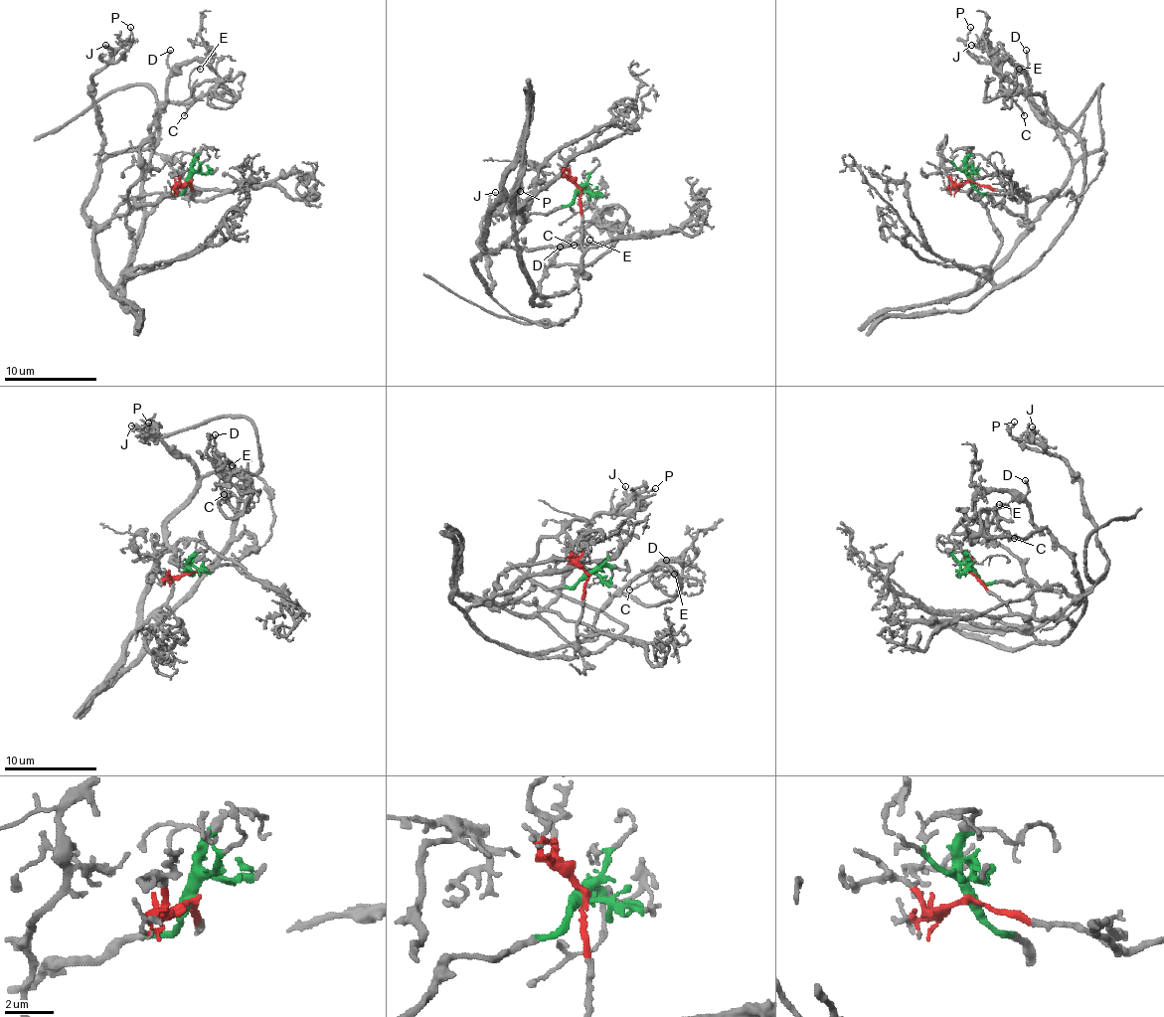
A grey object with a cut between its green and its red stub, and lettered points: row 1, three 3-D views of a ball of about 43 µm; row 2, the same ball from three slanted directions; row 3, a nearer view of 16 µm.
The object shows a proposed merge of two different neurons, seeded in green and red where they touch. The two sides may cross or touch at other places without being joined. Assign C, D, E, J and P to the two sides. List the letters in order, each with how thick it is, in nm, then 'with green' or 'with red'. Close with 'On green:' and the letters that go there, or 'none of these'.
C: 130 nm thick; with red
D: 150 nm thick; with red
E: 150 nm thick; with red
J: 200 nm thick; with green
P: 150 nm thick; with green
On green: J, P

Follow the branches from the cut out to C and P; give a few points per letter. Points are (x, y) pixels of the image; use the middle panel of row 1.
C: (579, 189), (579, 282), (534, 305), (544, 272), (587, 265), (613, 241), (585, 222), (574, 245)
P: (579, 192), (569, 203), (532, 213), (474, 261), (485, 291), (492, 279), (481, 224), (520, 192)

